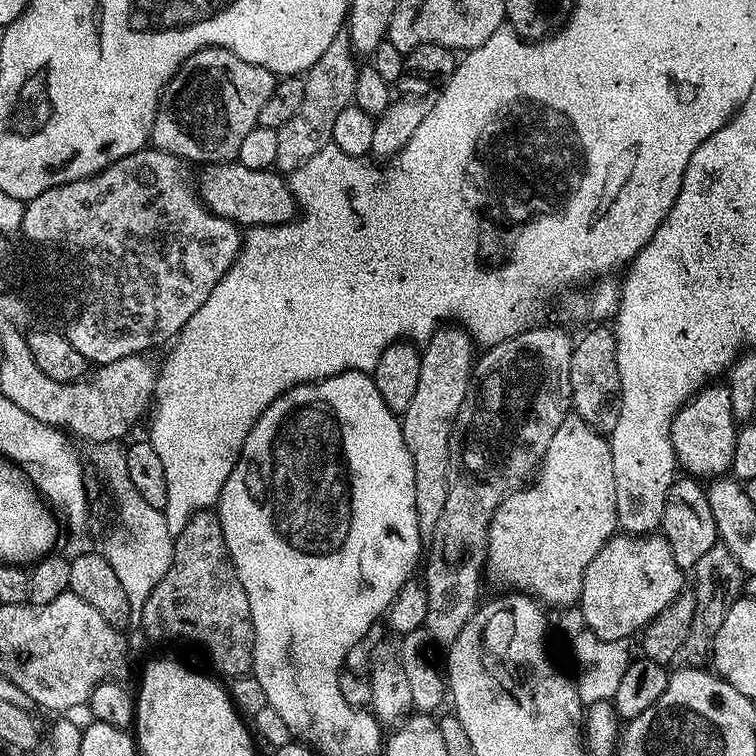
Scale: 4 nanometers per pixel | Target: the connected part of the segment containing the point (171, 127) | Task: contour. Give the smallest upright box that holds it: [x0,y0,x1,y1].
[151,48,277,166]

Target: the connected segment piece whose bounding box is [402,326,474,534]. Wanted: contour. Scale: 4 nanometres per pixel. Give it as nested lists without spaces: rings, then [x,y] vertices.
[[[437,328],[420,352],[418,388],[414,391],[409,408],[402,413],[404,441],[414,462],[414,510],[418,510],[418,526],[424,534],[430,534],[436,529],[438,518],[442,518],[442,510],[446,507],[452,423],[466,398],[468,385],[472,382],[472,348],[474,341],[463,328]]]

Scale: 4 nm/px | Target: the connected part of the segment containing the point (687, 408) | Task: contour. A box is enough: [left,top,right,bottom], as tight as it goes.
[670,382,738,478]

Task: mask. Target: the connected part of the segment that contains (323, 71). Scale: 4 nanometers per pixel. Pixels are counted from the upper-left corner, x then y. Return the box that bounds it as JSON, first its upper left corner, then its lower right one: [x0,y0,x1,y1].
[275,34,357,174]

